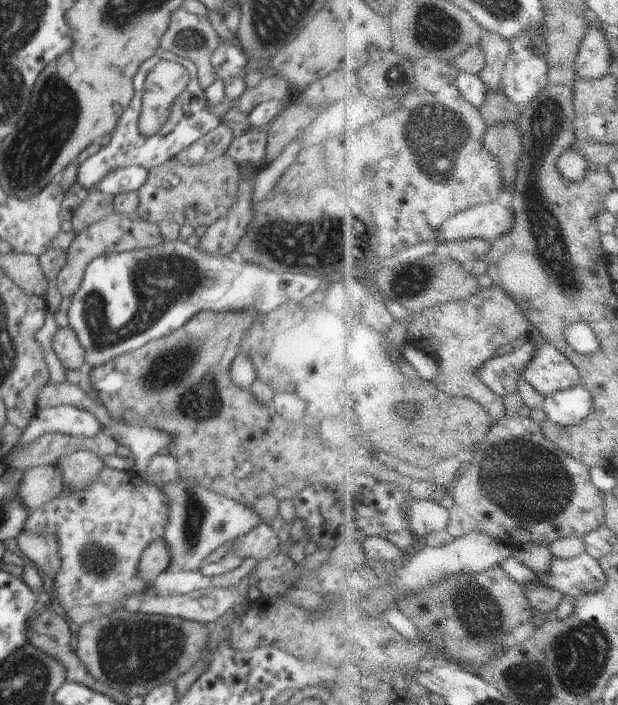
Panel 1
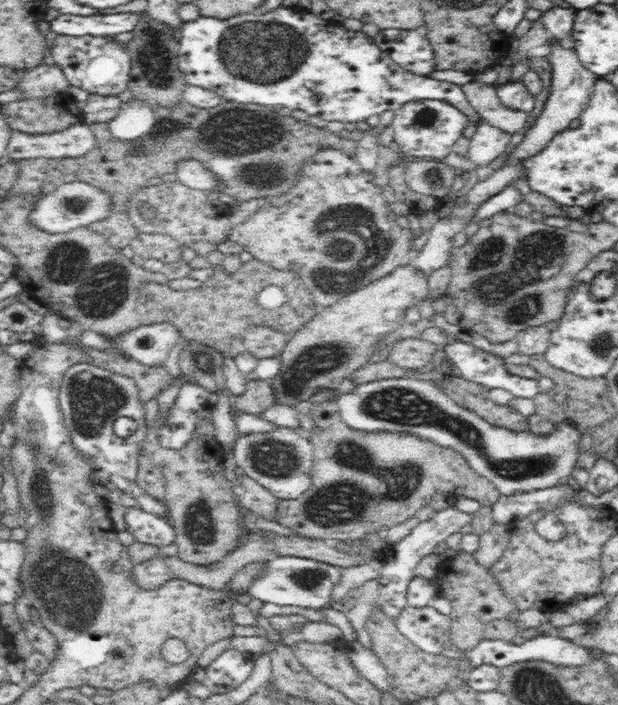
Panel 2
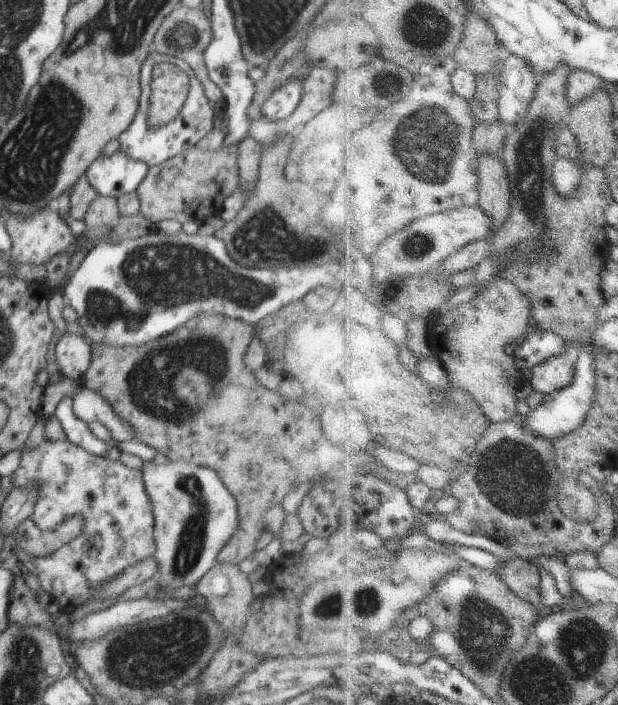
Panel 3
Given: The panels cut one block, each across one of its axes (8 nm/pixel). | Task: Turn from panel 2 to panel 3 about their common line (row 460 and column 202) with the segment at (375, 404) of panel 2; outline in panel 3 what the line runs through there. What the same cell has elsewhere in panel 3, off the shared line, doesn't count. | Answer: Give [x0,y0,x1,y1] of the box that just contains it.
[141,460,238,597]

